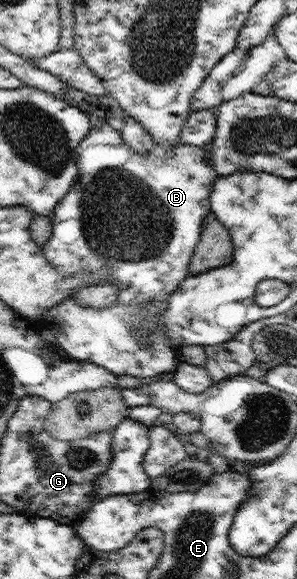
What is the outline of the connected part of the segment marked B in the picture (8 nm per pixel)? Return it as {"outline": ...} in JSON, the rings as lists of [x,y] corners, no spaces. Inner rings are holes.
{"outline":[[[107,123],[99,128],[90,125],[89,134],[78,146],[77,181],[51,215],[52,235],[43,251],[47,261],[62,275],[108,267],[112,271],[108,283],[118,287],[118,294],[110,306],[100,310],[78,304],[73,293],[44,315],[43,321],[59,335],[56,345],[71,359],[105,367],[117,376],[139,378],[173,372],[178,367],[180,359],[165,342],[162,332],[158,331],[156,321],[152,321],[157,308],[148,303],[167,304],[172,291],[190,274],[191,256],[203,232],[203,223],[210,211],[210,195],[218,176],[208,159],[211,147],[212,141],[203,147],[178,141],[169,148],[159,146],[155,153],[141,156],[123,141],[120,131],[115,131],[112,126]],[[141,338],[146,341],[144,345],[138,344]]]}

